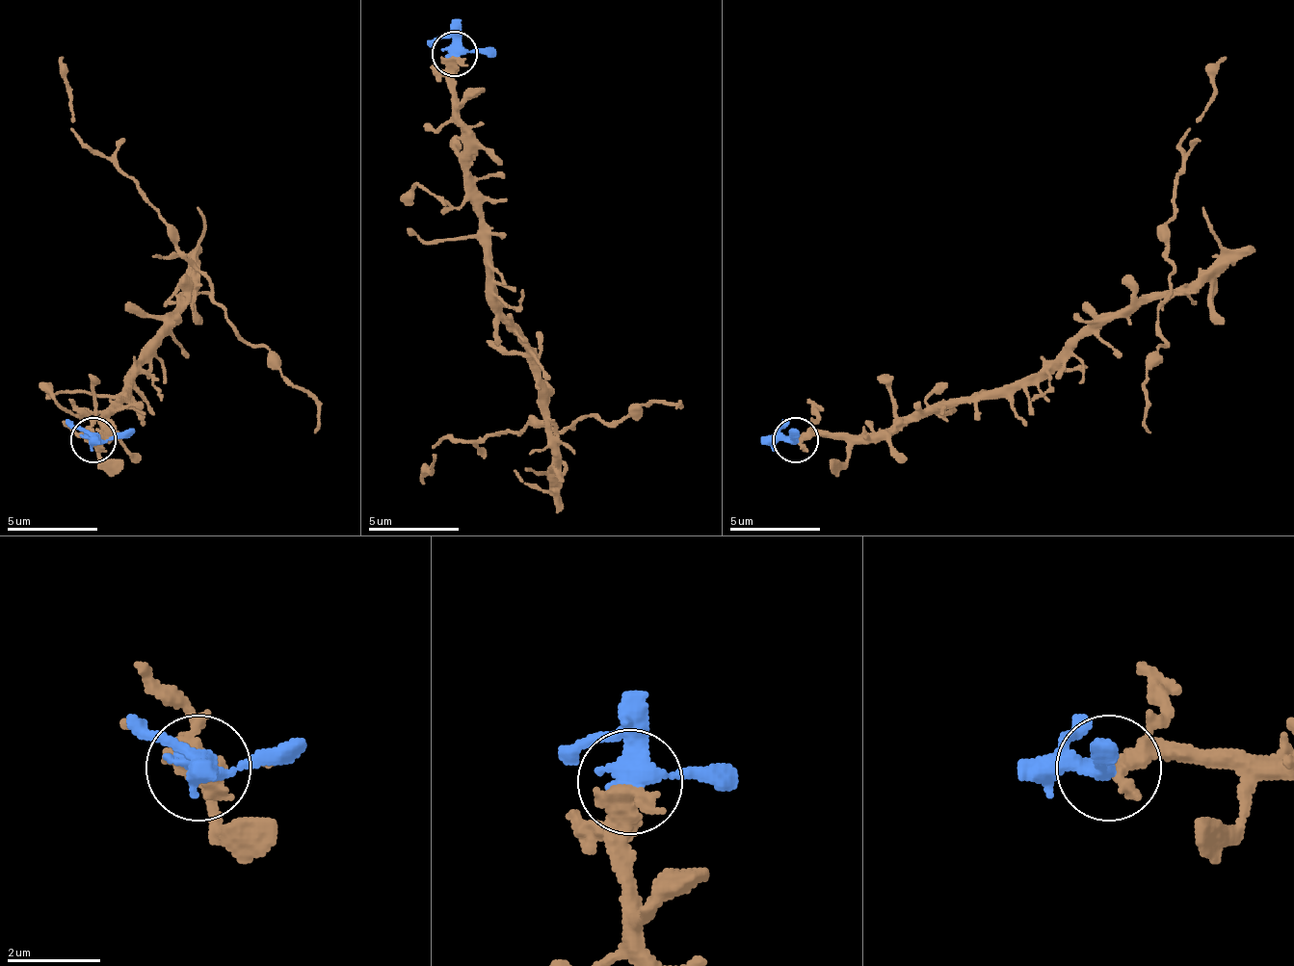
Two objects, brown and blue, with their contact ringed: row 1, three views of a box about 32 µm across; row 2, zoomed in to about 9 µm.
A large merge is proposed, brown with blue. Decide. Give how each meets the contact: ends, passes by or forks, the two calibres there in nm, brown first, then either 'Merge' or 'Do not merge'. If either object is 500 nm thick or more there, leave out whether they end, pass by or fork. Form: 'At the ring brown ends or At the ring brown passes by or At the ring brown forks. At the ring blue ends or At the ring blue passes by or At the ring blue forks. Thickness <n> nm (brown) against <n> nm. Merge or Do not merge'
At the ring brown passes by. At the ring blue forks. Thickness 360 nm (brown) against 280 nm. Merge

